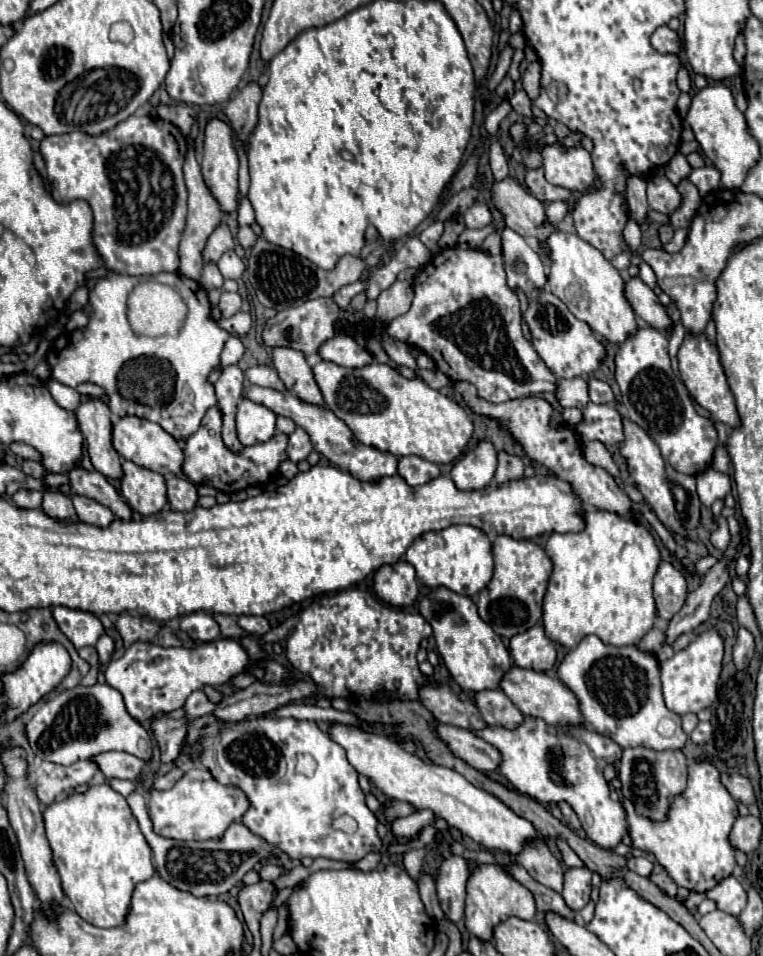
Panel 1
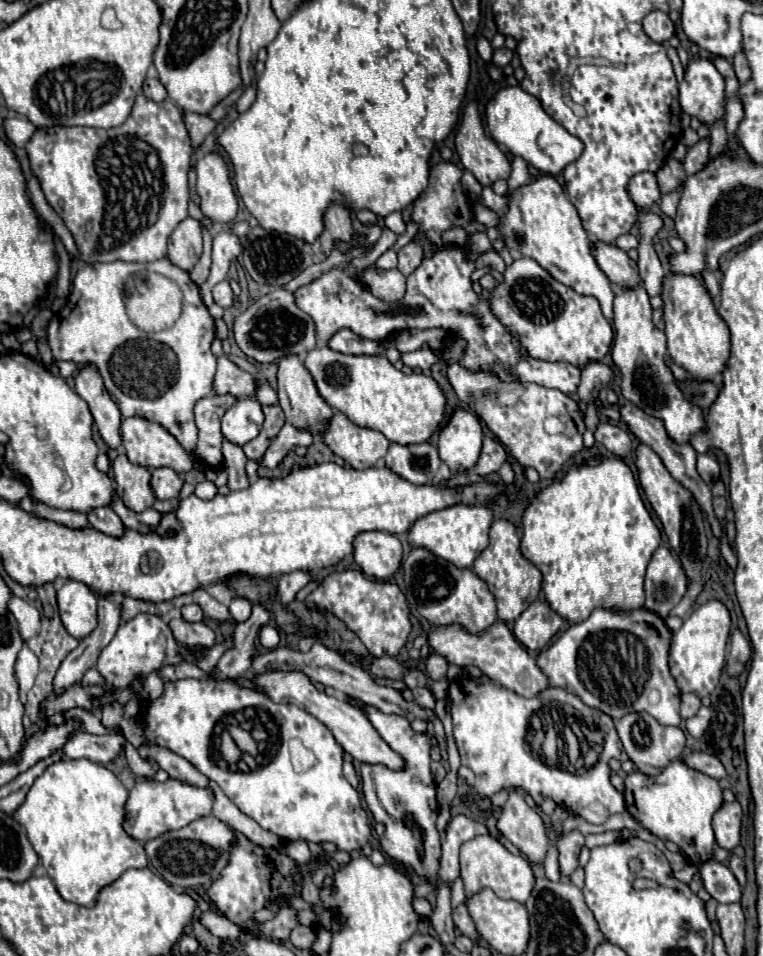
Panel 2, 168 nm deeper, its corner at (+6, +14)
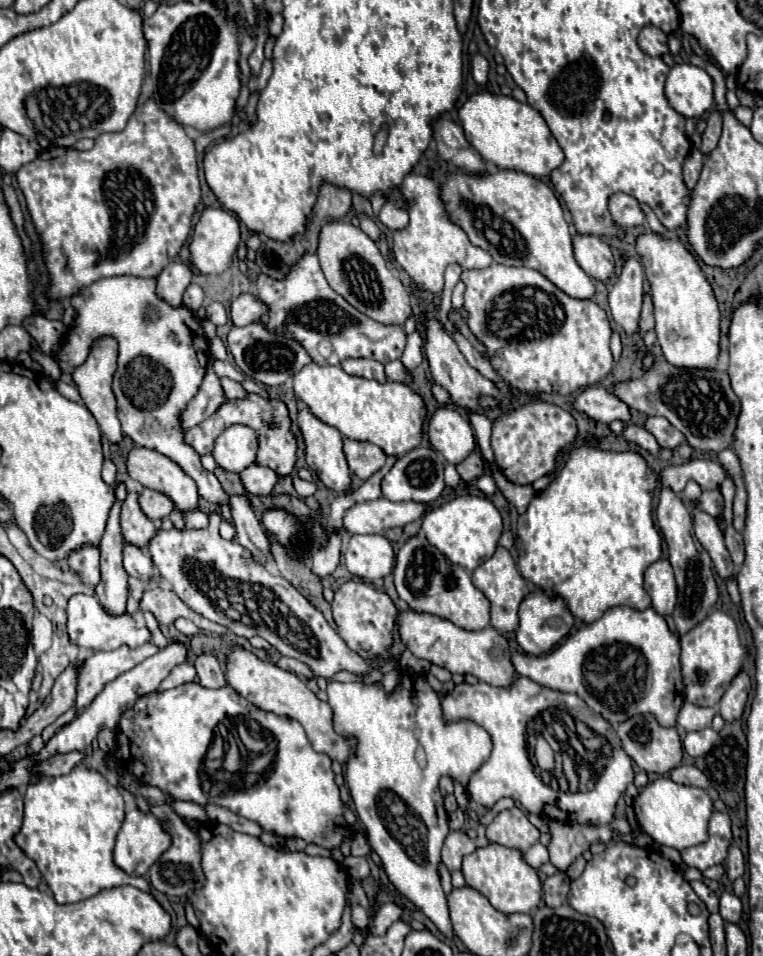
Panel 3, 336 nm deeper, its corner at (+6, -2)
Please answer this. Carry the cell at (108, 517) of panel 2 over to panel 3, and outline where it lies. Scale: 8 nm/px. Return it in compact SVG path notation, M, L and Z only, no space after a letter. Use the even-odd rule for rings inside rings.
M124 544L124 570L128 576L148 582L154 574L152 558L132 544Z

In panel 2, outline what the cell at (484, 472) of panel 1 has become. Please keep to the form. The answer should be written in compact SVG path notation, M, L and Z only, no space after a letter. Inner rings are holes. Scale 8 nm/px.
M456 410L446 428L440 430L440 460L452 474L470 472L480 458L482 438L484 432L478 416L468 410Z

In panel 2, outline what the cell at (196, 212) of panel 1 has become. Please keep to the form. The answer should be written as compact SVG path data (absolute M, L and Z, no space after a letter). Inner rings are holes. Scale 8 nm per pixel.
M186 216L168 238L168 258L178 268L190 272L202 254L202 224Z

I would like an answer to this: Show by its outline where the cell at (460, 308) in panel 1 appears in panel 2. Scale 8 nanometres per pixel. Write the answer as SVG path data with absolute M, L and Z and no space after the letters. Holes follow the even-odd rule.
M444 246L430 258L424 258L422 264L408 276L406 296L398 302L382 302L374 298L362 282L348 276L346 270L330 270L312 284L298 288L296 304L300 304L300 308L312 316L312 320L316 320L320 346L324 346L328 338L340 328L350 328L368 340L384 340L388 334L406 328L440 328L456 334L466 342L460 364L470 372L492 372L502 382L524 380L546 388L556 388L564 394L574 394L580 380L580 368L566 362L532 358L520 340L496 318L490 298L474 292L470 278L476 268L494 268L498 274L504 274L506 264L496 250L482 252L476 260L470 260L464 248Z

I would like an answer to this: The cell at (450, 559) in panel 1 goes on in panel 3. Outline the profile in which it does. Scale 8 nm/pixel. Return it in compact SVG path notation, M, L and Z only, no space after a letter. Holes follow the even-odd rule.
M456 496L426 514L422 532L436 548L440 548L440 552L444 552L444 556L448 556L448 560L472 572L494 554L502 534L502 516L484 496Z

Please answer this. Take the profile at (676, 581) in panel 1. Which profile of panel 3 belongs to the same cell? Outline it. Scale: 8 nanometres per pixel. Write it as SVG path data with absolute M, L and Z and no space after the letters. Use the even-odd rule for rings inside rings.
M668 560L652 562L644 572L644 590L652 598L652 608L658 614L668 616L676 606L676 582Z

